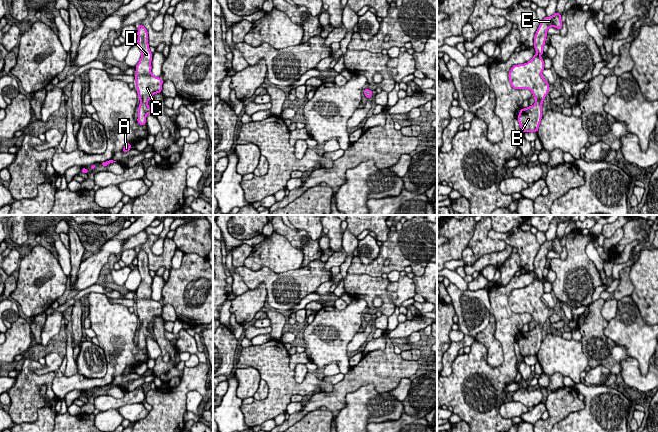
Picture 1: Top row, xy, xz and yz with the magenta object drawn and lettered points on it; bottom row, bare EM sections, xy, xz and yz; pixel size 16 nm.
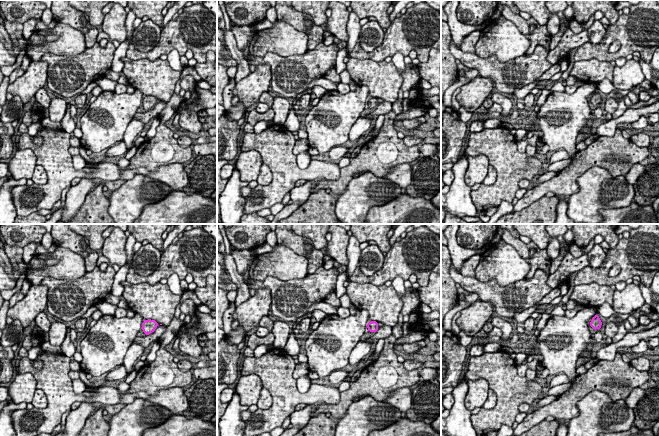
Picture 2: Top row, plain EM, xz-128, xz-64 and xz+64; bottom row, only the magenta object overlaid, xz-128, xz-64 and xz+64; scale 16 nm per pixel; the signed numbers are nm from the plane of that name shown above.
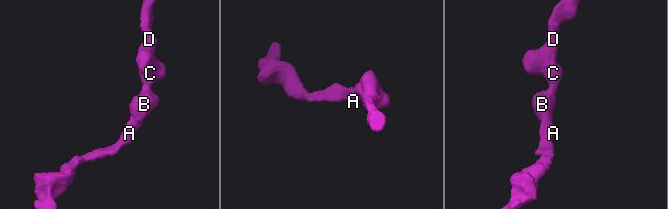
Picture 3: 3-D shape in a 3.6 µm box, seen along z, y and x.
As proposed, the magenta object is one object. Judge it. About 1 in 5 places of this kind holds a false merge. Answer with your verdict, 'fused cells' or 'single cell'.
single cell

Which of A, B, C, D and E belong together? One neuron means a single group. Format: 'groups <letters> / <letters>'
groups A B C D E

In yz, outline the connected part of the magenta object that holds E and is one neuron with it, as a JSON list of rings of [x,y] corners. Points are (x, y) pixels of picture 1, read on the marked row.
[[[561,14],[545,17],[534,36],[534,48],[537,54],[525,63],[514,65],[509,72],[509,81],[514,89],[529,89],[536,102],[533,106],[520,109],[518,122],[522,132],[537,132],[542,119],[542,103],[548,94],[549,84],[542,76],[544,61],[541,58],[543,46],[545,45],[547,30],[550,27],[562,28]]]

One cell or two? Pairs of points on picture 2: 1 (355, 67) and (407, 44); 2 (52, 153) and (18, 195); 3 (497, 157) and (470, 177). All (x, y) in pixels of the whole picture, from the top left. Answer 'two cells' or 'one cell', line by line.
1: two cells
2: one cell
3: two cells

